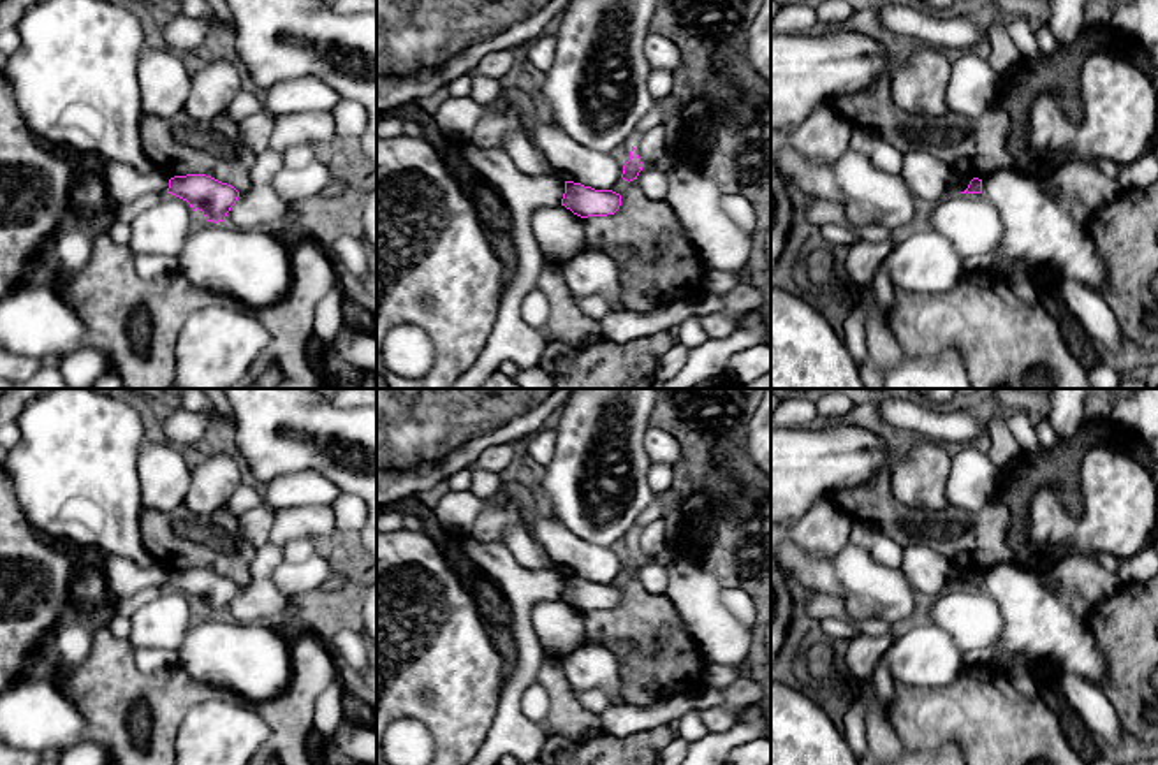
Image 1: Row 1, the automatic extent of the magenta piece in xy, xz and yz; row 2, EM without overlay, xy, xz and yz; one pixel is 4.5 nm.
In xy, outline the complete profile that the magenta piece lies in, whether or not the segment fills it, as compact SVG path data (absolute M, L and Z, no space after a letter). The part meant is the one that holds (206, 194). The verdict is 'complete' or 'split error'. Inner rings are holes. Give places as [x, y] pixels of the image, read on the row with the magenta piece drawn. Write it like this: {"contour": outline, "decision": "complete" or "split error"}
{"contour": "M206 174L174 176L169 179L167 193L172 193L199 209L206 222L225 222L227 213L236 204L239 192Z", "decision": "complete"}

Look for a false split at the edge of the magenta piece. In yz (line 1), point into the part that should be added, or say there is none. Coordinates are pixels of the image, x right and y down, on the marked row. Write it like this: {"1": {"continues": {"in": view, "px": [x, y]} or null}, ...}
{"1": {"continues": null}}

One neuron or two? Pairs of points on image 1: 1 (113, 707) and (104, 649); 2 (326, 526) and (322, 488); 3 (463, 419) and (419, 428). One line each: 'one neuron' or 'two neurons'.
1: one neuron
2: two neurons
3: one neuron

